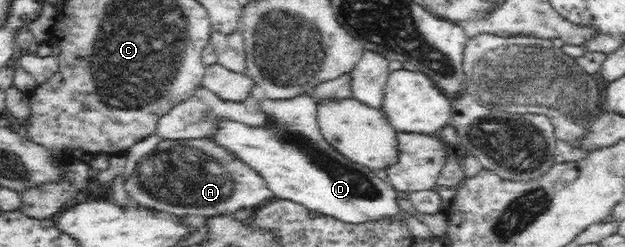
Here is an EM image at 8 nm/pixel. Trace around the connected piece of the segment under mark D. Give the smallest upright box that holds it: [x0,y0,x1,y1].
[206,92,403,224]

